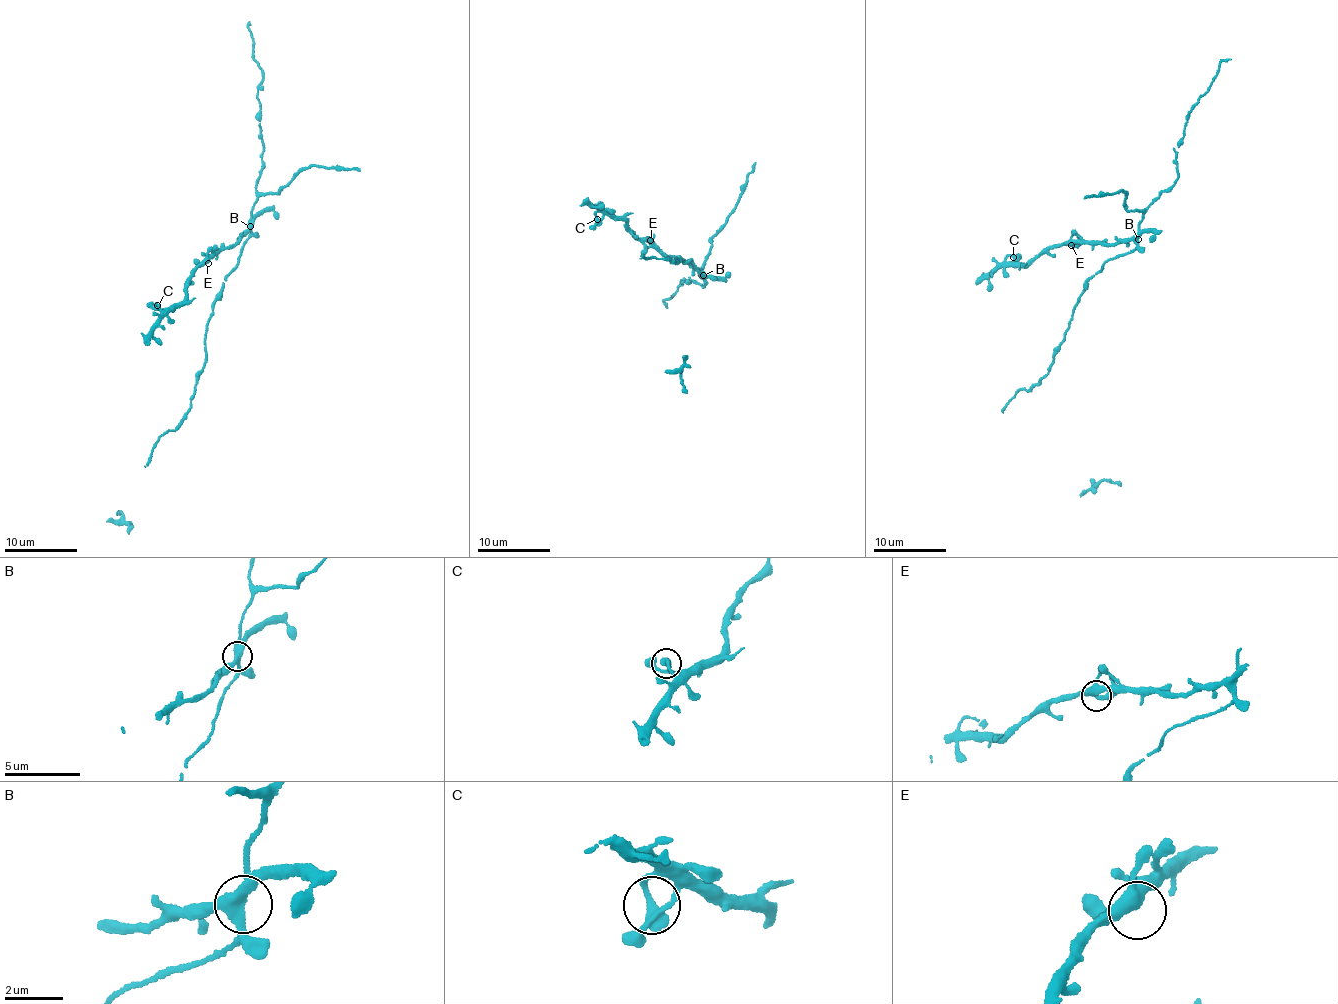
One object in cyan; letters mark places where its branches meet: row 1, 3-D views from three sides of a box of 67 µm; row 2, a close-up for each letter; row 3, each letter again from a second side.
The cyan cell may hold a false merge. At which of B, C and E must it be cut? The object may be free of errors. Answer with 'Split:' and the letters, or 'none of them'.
Split: none of them

